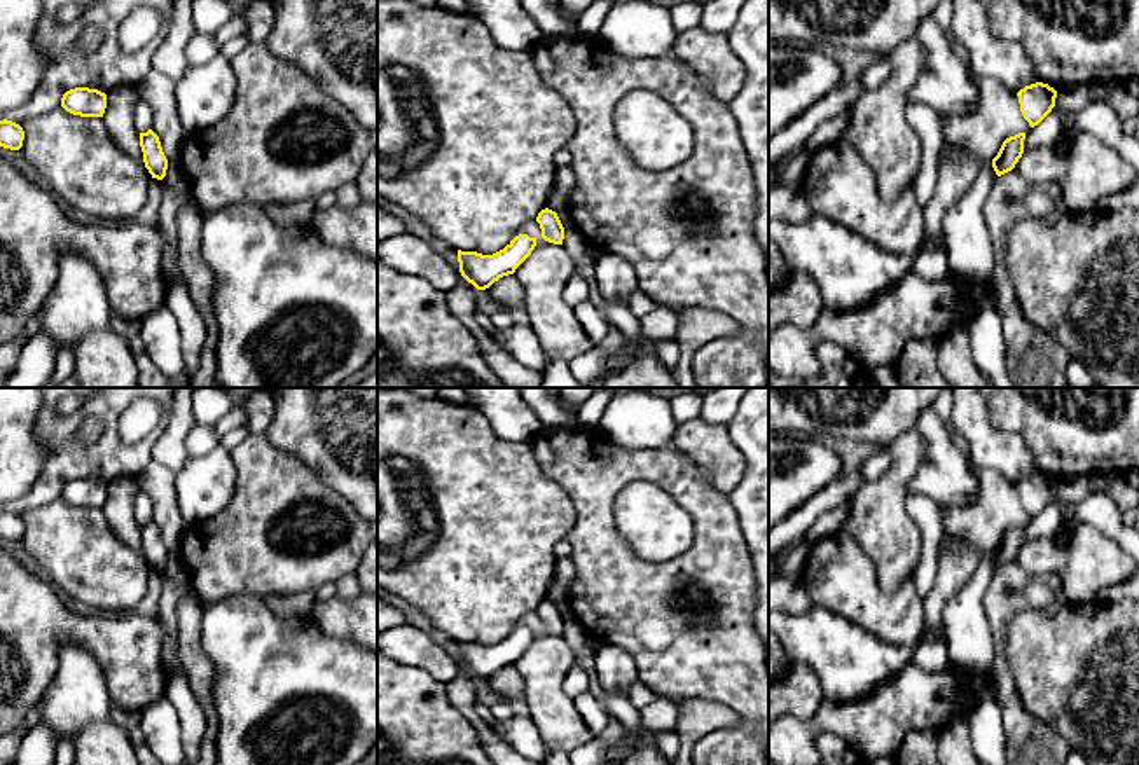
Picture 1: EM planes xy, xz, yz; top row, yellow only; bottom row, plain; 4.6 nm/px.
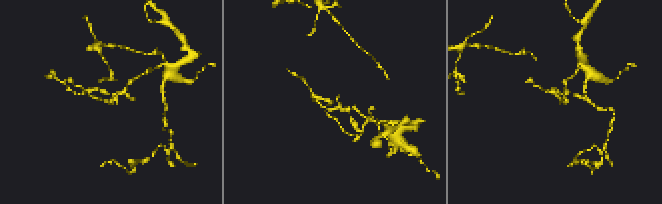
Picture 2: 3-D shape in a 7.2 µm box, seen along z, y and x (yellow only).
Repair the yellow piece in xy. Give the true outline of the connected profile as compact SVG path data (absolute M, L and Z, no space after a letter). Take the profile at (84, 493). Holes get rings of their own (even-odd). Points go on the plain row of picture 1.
M75 479L63 486L61 498L80 508L103 508L107 486L98 480Z

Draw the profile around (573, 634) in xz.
M576 618L564 620L563 639L568 643L575 658L585 653L590 653L590 646L587 641L589 632L583 629L583 625Z

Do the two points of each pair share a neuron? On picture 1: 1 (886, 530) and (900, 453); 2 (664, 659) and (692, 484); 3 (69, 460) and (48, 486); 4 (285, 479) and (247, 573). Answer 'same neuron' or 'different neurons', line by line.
1: same neuron
2: same neuron
3: same neuron
4: same neuron

